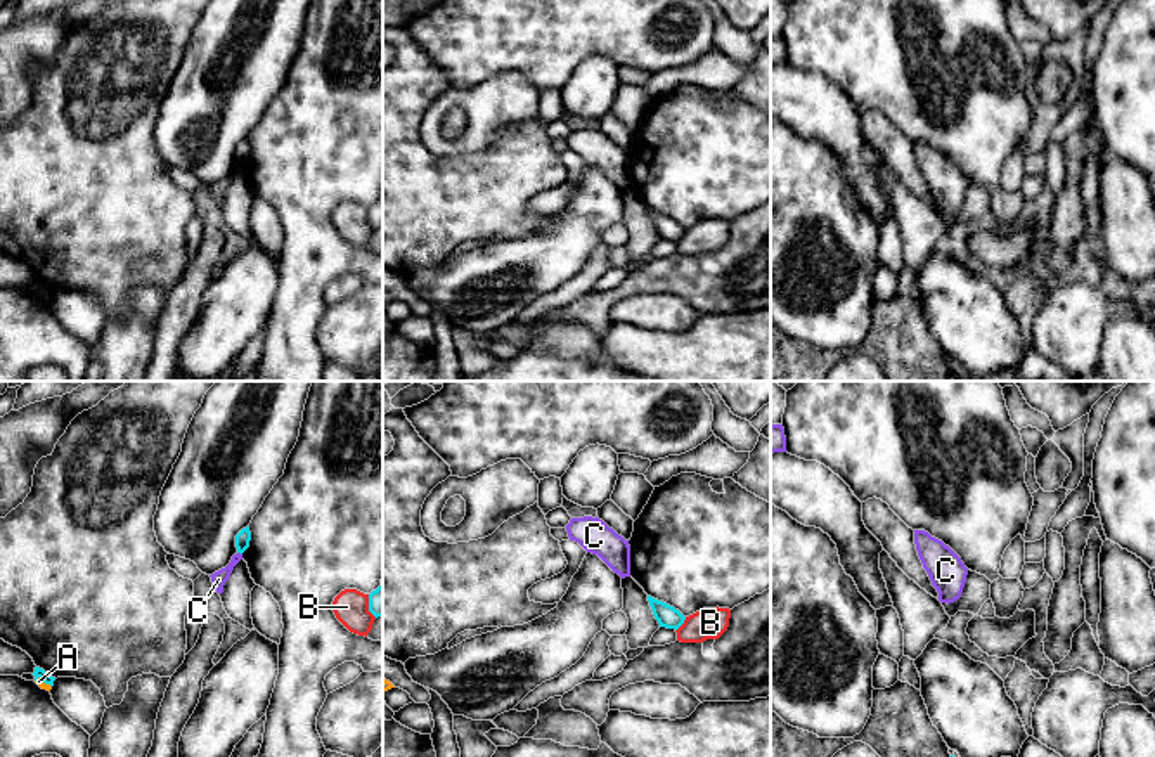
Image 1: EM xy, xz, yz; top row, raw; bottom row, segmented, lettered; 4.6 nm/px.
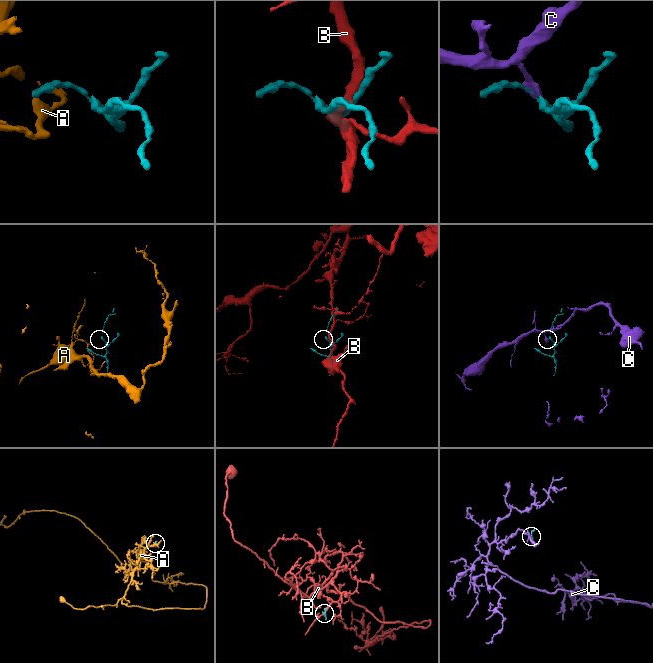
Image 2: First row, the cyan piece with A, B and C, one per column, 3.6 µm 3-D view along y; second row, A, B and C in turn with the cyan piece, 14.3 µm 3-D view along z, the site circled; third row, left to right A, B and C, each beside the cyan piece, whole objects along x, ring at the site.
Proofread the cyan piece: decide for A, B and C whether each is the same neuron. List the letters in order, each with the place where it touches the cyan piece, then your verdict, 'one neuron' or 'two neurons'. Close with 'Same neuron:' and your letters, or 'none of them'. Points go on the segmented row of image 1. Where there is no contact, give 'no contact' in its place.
A: xy (44, 681) | two neurons
B: xz (683, 622) | two neurons
C: xy (239, 551) | two neurons
Same neuron: none of them

